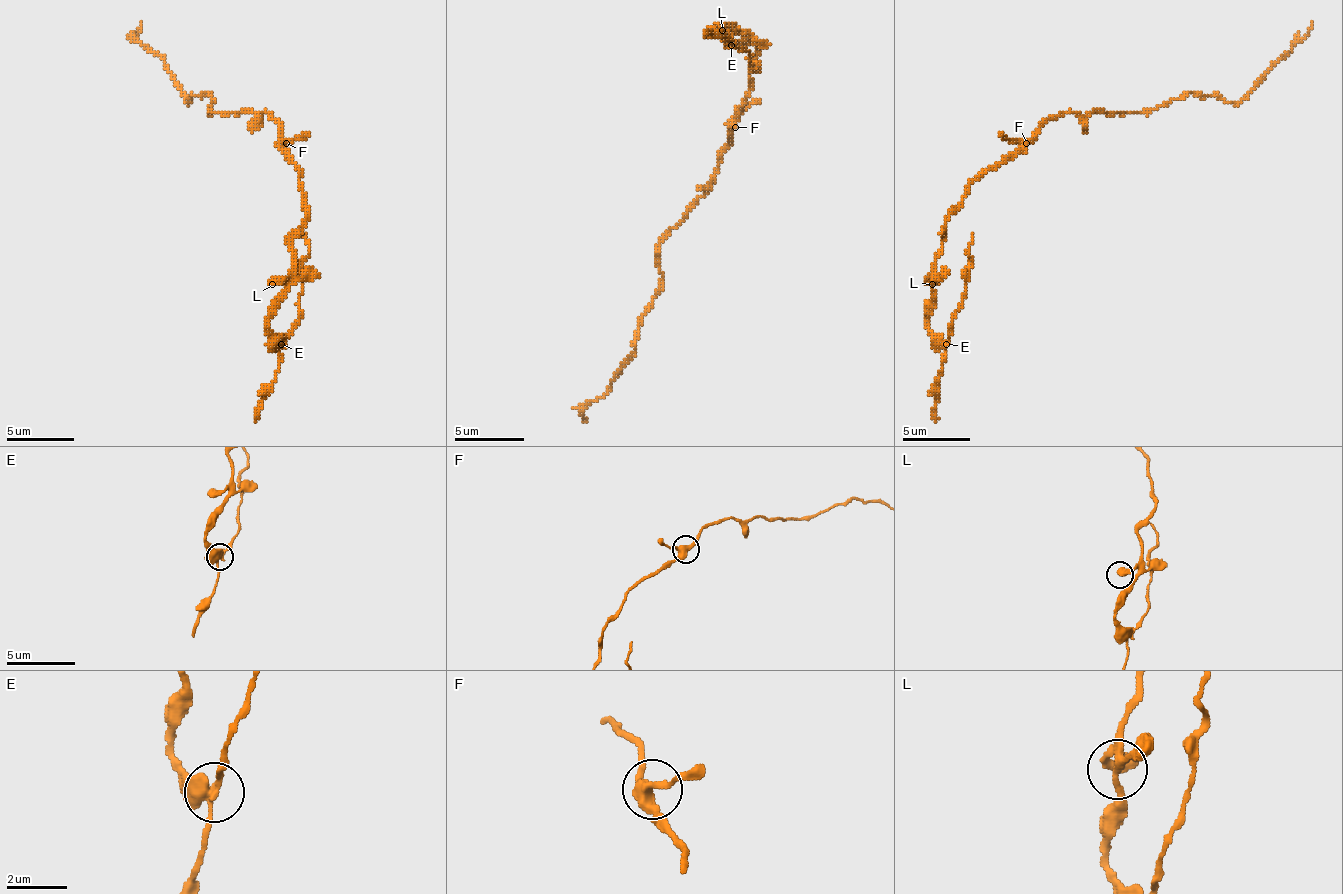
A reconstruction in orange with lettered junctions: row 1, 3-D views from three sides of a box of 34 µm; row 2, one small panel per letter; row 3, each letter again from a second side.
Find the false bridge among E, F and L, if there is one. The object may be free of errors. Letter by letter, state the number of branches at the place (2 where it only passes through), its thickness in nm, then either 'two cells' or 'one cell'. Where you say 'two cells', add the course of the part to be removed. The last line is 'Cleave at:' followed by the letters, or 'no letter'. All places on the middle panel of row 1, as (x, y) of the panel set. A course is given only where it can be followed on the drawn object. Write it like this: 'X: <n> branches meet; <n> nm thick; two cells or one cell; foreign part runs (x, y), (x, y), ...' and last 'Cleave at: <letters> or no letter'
E: 3 branches meet; 360 nm thick; two cells
F: 3 branches meet; 360 nm thick; one cell
L: 1 branches meet; 550 nm thick; one cell
Cleave at: E

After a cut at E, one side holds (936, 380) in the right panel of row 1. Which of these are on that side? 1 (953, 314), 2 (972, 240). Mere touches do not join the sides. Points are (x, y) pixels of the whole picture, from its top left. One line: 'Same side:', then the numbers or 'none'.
Same side: none

